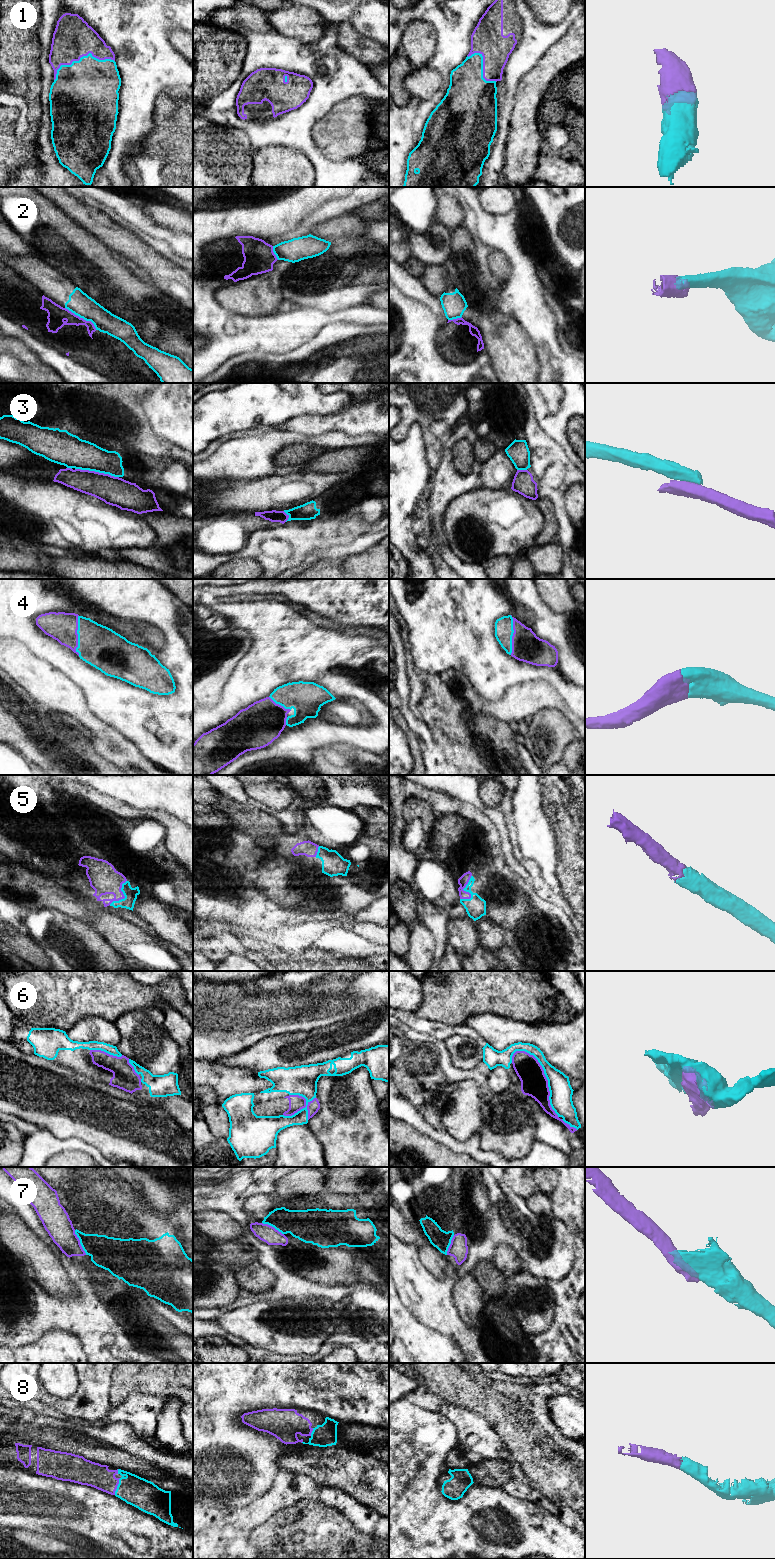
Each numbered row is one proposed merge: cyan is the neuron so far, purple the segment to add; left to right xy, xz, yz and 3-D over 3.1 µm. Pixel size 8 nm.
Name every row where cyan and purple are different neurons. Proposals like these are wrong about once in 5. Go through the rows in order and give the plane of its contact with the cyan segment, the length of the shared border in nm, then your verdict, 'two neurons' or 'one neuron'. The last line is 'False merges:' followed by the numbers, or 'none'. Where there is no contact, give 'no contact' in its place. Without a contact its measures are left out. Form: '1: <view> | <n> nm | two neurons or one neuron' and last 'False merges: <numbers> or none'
1: xy | 500 nm | one neuron
2: xy | 320 nm | two neurons
3: xy | 360 nm | two neurons
4: xy | 320 nm | one neuron
5: yz | 220 nm | one neuron
6: yz | 650 nm | one neuron
7: xy | 220 nm | two neurons
8: xy | 140 nm | one neuron
False merges: 2, 3, 7

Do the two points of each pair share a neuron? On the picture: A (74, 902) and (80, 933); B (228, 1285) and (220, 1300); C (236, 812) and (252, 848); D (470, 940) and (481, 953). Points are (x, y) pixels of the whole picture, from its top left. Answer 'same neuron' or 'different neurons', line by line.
A: different neurons
B: same neuron
C: different neurons
D: different neurons

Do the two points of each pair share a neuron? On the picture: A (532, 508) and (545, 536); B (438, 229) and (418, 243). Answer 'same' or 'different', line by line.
A: different
B: same

